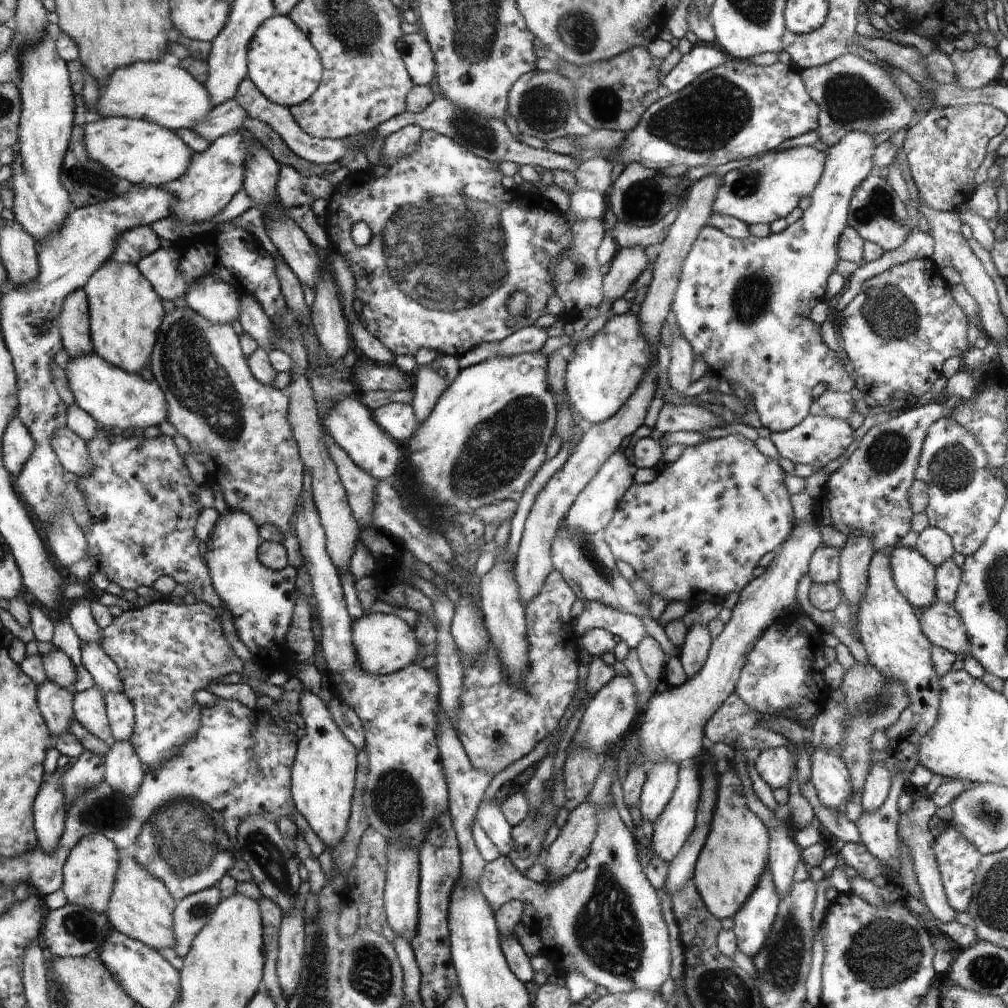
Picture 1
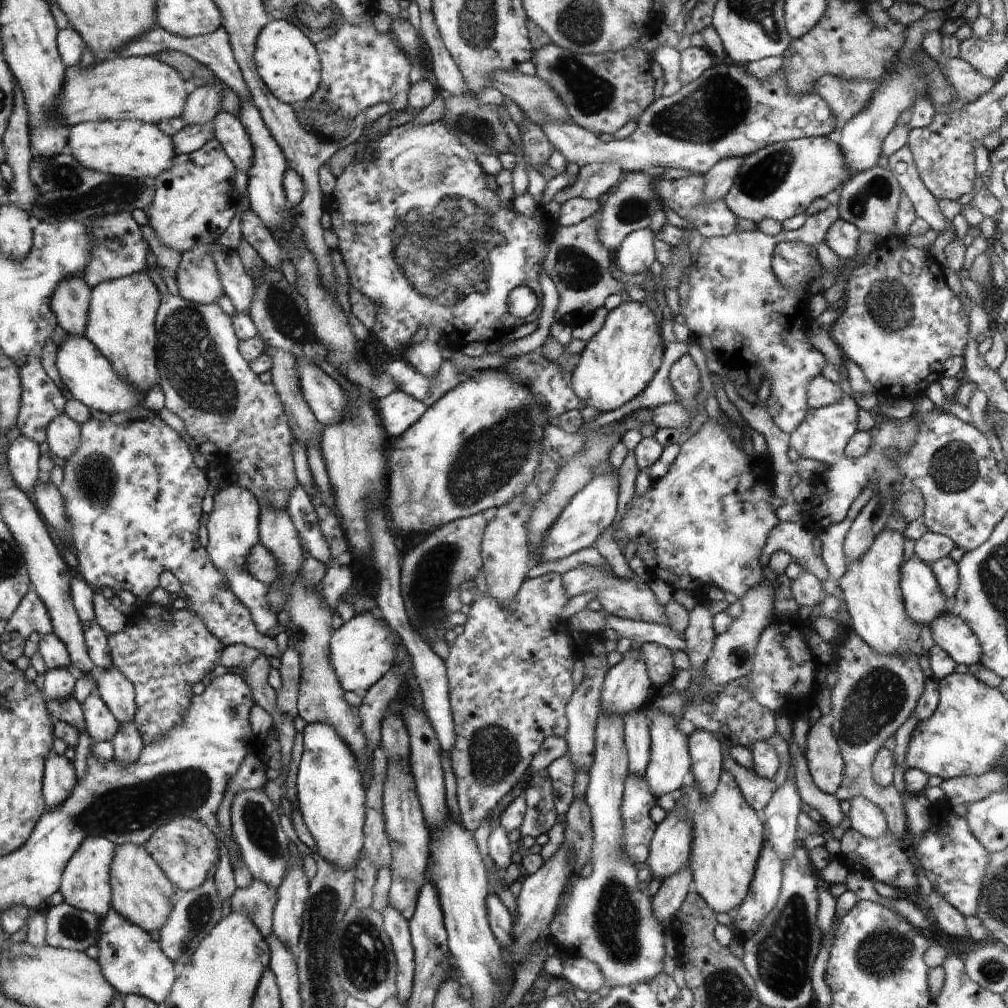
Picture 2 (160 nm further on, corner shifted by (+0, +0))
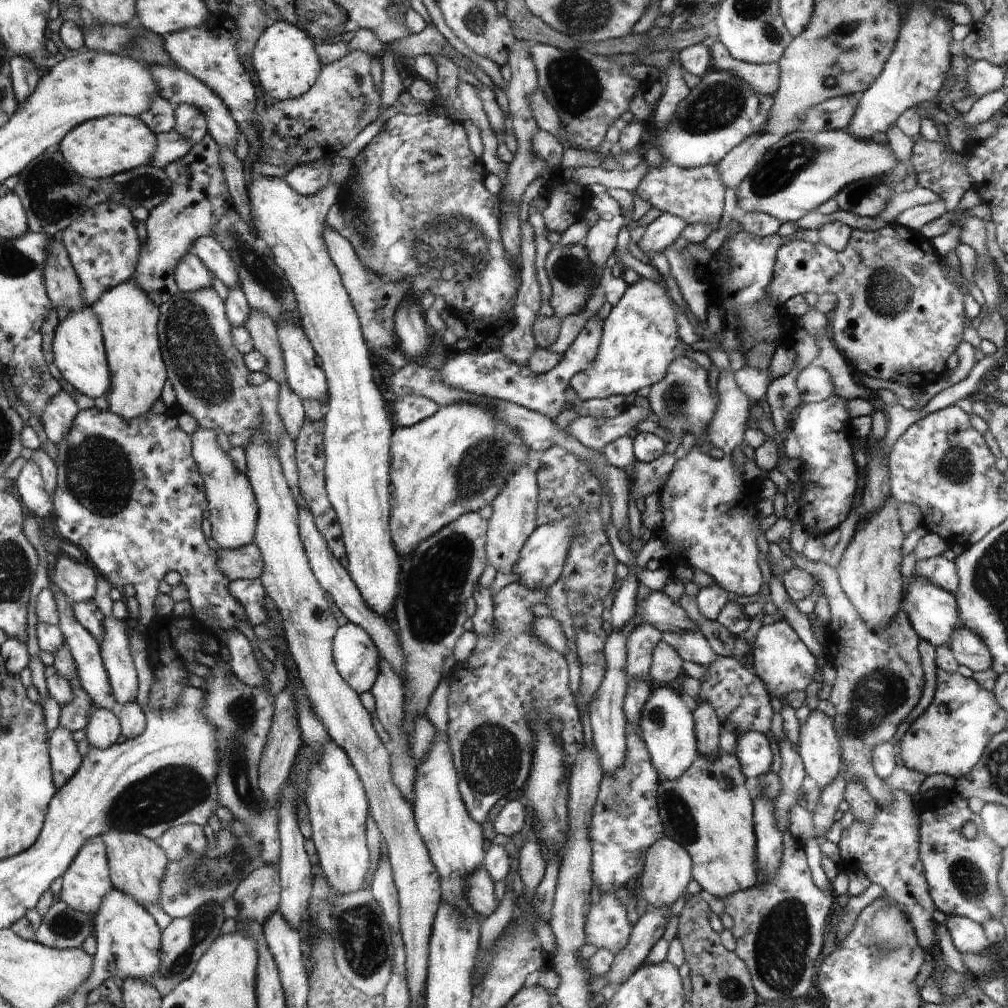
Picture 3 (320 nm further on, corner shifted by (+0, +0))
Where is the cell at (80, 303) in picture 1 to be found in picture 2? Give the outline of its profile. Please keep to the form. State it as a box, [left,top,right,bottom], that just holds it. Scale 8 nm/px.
[50,275,91,335]

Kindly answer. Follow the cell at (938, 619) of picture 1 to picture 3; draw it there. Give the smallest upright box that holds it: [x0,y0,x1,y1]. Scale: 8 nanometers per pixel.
[948,626,993,673]

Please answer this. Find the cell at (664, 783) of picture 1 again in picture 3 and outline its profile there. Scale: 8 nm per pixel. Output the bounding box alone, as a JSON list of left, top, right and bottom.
[639,685,698,782]

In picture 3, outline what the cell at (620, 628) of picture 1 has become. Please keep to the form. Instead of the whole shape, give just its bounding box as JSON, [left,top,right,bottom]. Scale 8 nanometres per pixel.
[661,630,719,667]

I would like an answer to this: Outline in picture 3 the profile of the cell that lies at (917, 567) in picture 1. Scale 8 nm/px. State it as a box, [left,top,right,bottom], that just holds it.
[900,575,965,647]

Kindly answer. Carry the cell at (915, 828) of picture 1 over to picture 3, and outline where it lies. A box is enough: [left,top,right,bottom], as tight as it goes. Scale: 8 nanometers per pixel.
[946,915,990,954]

